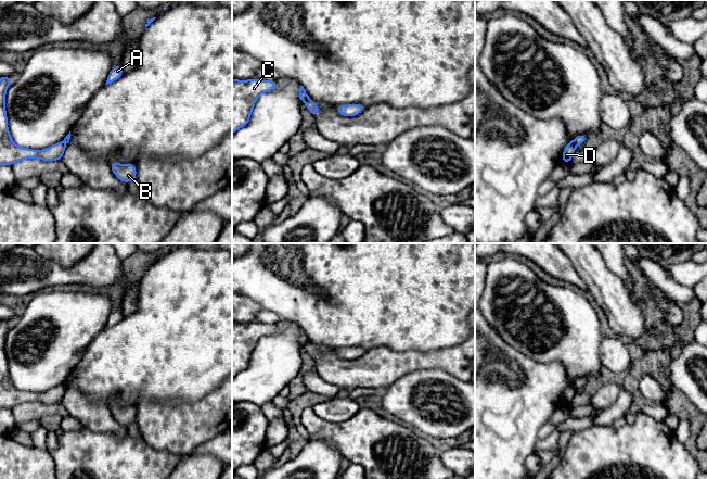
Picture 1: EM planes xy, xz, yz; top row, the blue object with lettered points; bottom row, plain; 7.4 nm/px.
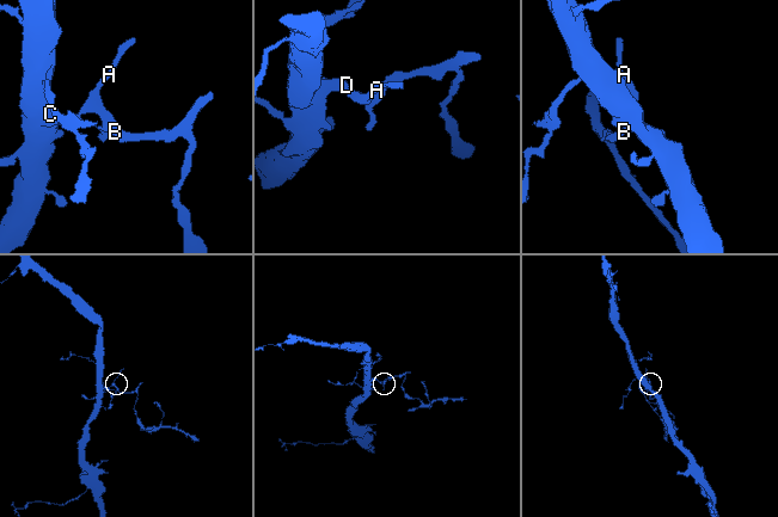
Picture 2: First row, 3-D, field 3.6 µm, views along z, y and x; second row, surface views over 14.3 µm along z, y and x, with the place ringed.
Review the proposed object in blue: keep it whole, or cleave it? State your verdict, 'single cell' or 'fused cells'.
fused cells

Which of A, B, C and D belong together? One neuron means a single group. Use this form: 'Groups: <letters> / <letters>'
Groups: A B / C D

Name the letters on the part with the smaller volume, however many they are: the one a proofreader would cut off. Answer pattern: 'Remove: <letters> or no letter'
Remove: A, B

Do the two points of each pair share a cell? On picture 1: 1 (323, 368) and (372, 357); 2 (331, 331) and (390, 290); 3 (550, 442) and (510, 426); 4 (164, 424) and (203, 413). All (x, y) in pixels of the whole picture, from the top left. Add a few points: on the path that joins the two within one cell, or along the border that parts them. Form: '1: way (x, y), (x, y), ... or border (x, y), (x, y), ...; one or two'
1: way (335, 368), (360, 368); one
2: way (346, 316), (372, 290), (375, 290); one
3: border (538, 438), (534, 451); two
4: way (174, 424), (193, 423); one

